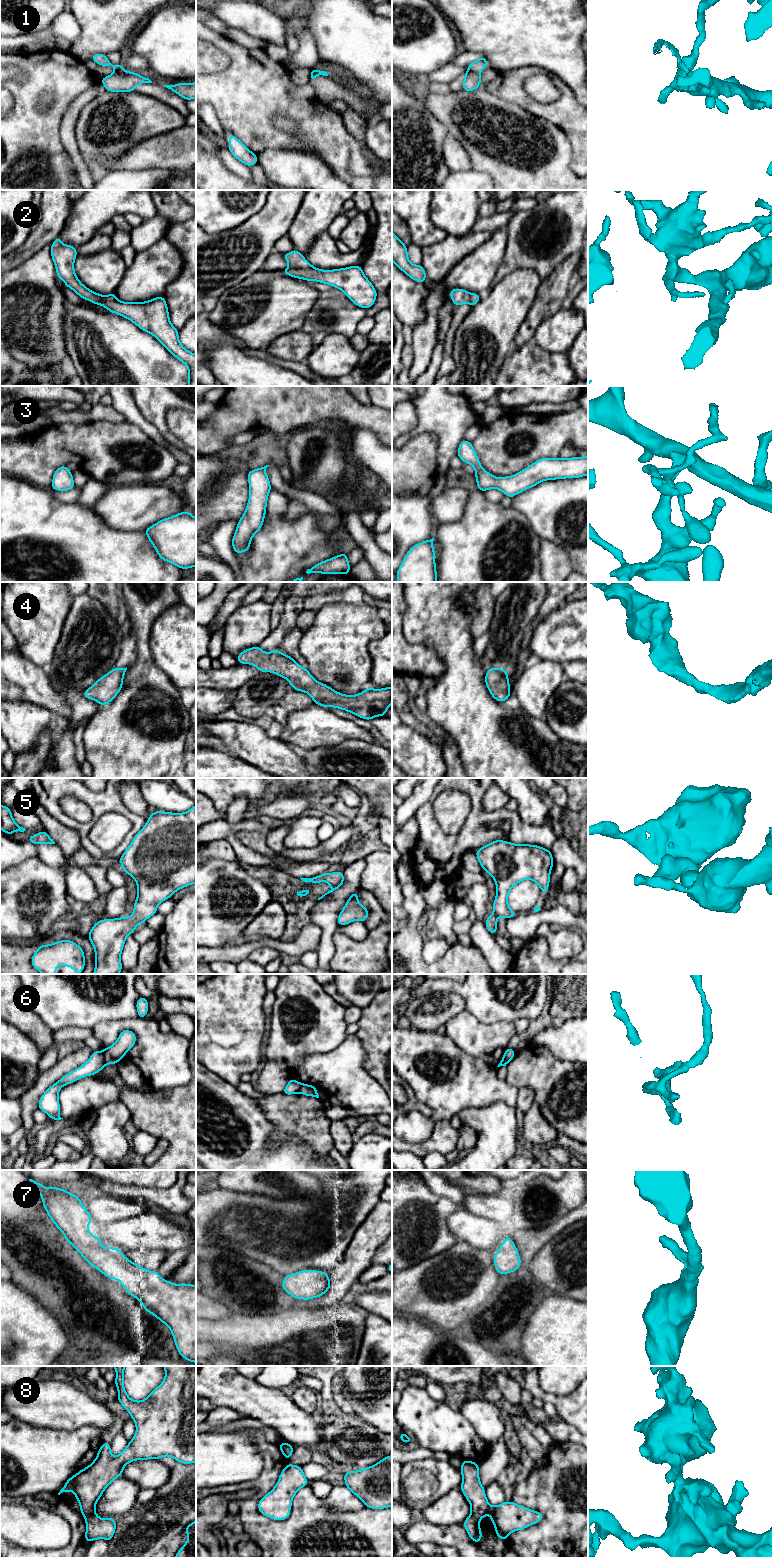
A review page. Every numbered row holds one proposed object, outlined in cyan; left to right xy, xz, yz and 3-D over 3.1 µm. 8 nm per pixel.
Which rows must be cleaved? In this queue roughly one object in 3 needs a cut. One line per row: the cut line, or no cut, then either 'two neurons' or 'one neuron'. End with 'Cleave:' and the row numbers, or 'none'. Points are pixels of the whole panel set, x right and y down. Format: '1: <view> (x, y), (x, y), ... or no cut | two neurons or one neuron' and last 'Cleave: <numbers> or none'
1: yz (468, 70), (479, 71) | two neurons
2: no cut | one neuron
3: no cut | one neuron
4: no cut | one neuron
5: no cut | one neuron
6: xy (101, 1051), (106, 1063) | two neurons
7: no cut | one neuron
8: xy (96, 1515), (85, 1518) | two neurons
Cleave: 1, 6, 8

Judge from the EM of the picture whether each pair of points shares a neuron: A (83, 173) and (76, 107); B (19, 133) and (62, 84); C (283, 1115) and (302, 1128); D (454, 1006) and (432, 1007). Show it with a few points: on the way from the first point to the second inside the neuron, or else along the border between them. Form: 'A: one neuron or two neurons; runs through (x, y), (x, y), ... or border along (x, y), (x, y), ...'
A: one neuron; runs through (76, 157), (69, 143), (69, 123)
B: one neuron; runs through (34, 129), (58, 105), (61, 99)
C: one neuron; runs through (288, 1115), (297, 1123)
D: one neuron; runs through (449, 1006), (437, 1007)

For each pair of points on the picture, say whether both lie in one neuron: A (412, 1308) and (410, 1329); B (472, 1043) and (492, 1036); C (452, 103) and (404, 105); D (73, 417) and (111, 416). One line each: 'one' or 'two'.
A: two
B: one
C: two
D: one

